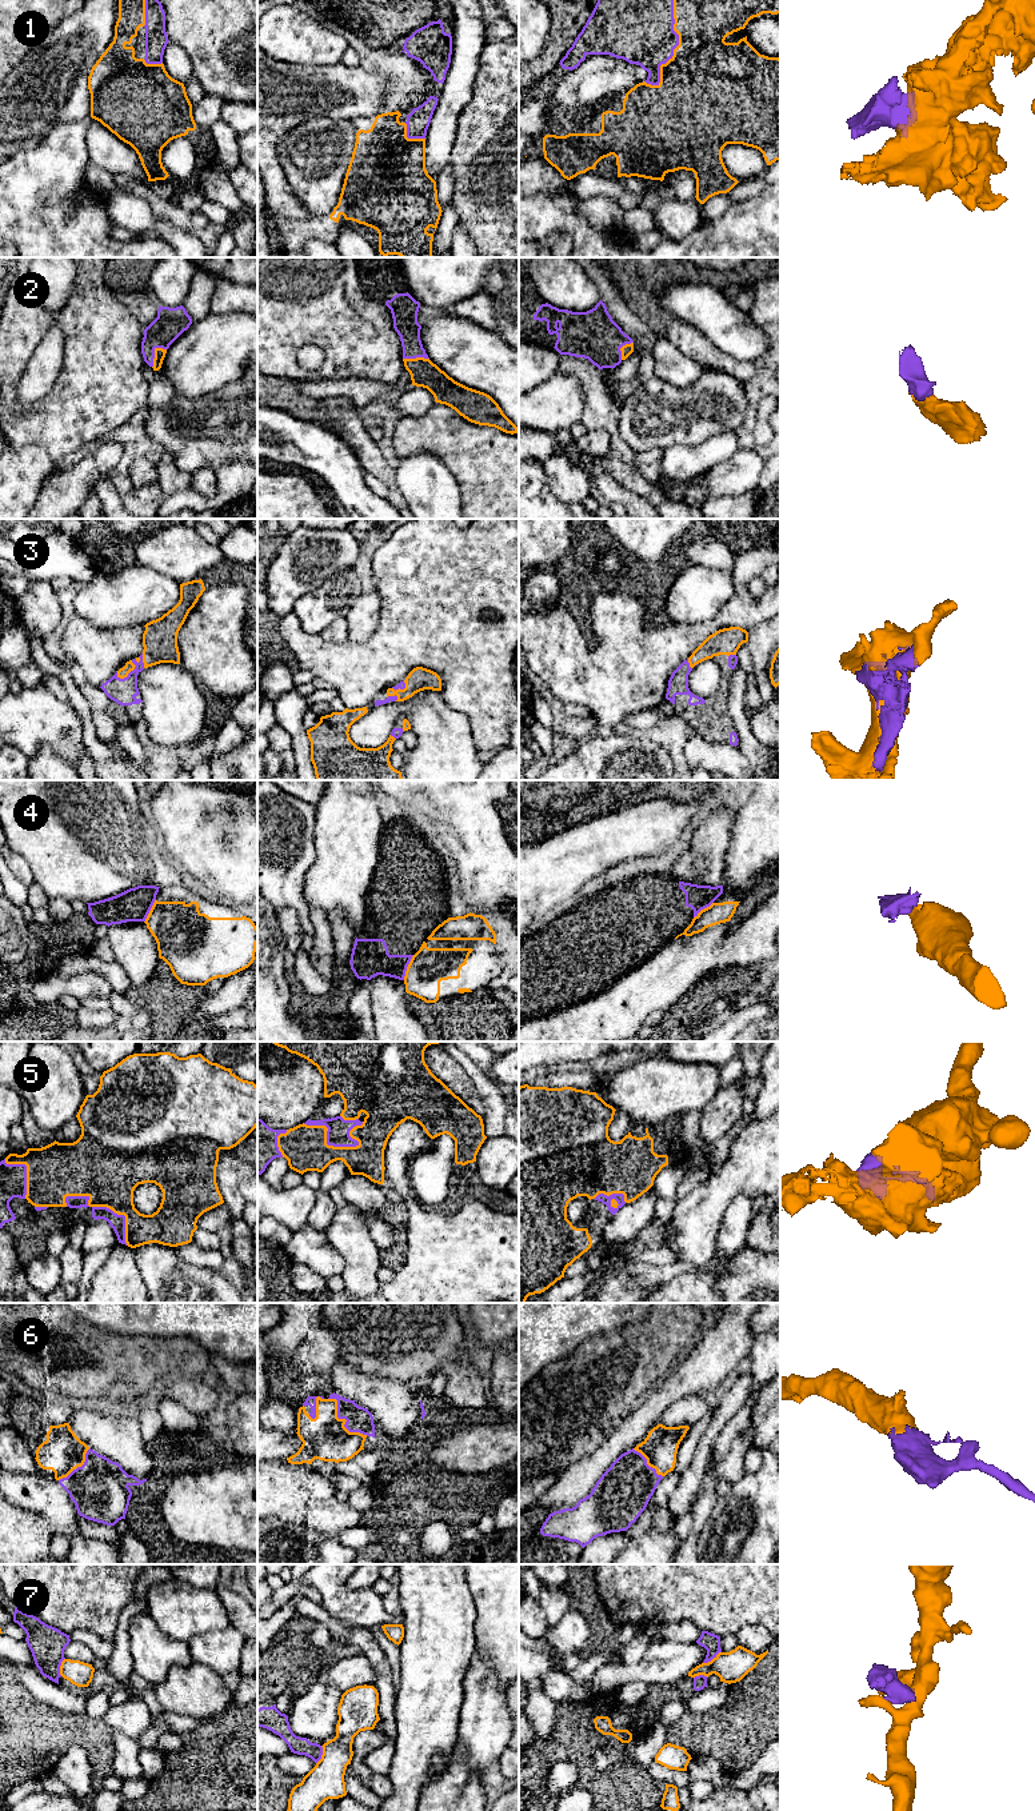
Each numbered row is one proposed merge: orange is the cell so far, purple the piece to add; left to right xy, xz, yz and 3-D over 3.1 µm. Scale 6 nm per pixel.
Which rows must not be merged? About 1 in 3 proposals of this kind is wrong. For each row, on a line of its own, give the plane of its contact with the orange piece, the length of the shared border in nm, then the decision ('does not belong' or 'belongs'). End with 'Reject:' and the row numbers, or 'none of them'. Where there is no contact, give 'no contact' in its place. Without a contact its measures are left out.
1: contact in yz; length 550 nm; belongs
2: contact in xy; length 150 nm; belongs
3: contact in xy; length 140 nm; belongs
4: contact in xz; length 170 nm; does not belong
5: contact in xz; length 360 nm; belongs
6: contact in xz; length 340 nm; belongs
7: contact in yz; length 130 nm; does not belong
Reject: 4, 7

